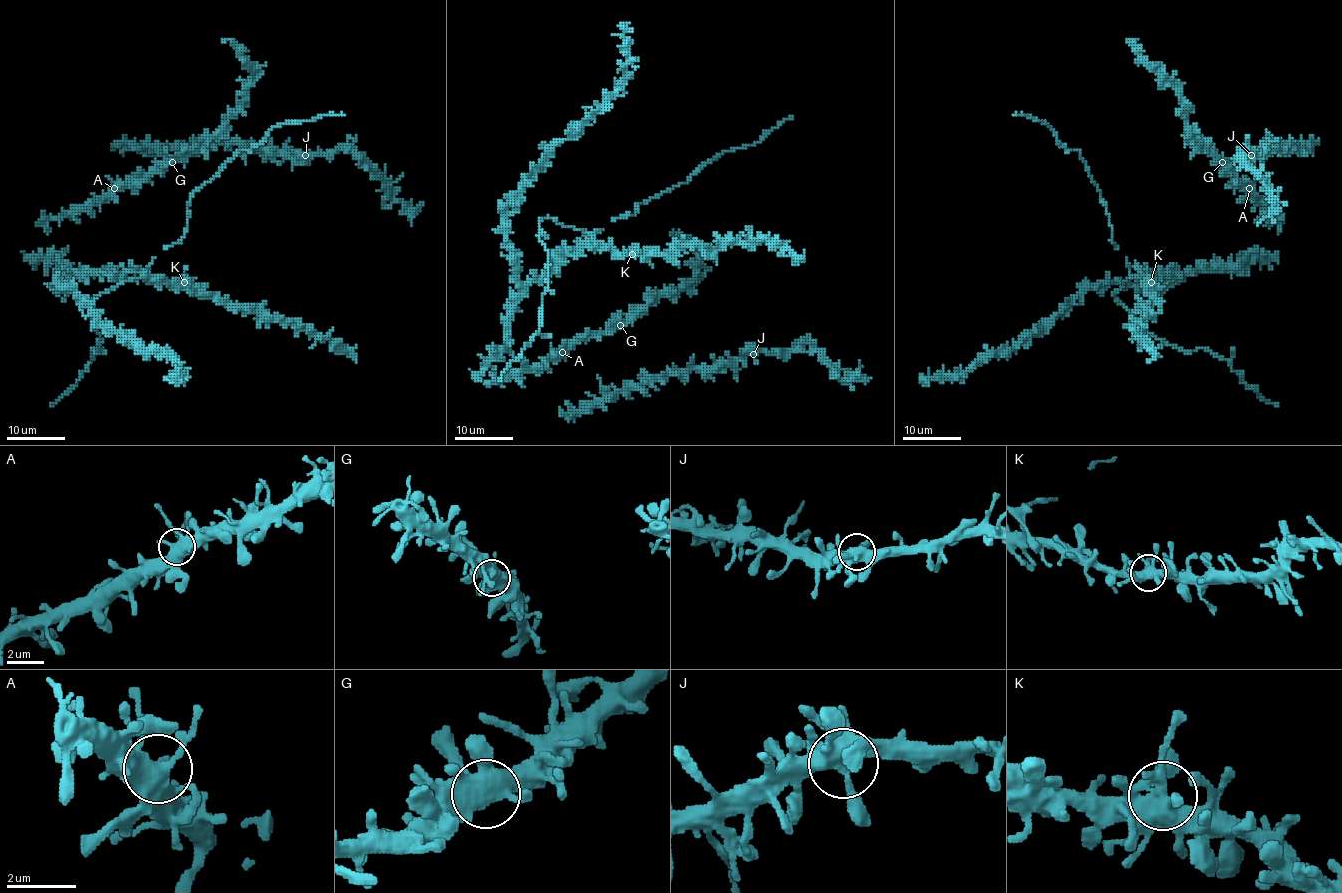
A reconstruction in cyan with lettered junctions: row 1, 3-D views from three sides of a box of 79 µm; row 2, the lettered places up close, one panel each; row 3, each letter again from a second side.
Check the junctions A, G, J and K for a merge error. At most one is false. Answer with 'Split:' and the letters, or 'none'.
Split: none

